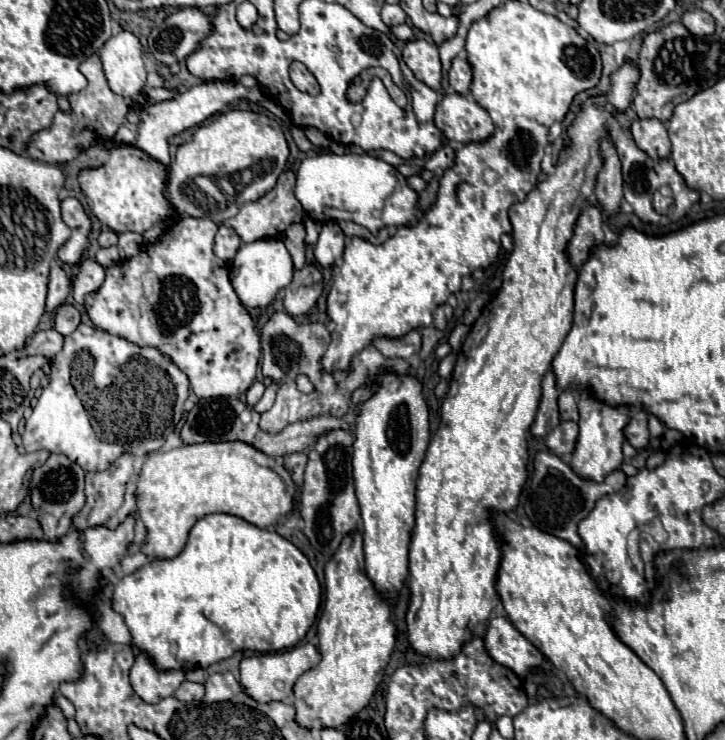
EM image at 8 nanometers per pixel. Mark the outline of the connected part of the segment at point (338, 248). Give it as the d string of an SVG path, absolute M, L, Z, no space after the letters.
M327 222L321 228L317 246L315 246L315 260L319 266L331 266L341 254L345 246L345 234L337 222Z

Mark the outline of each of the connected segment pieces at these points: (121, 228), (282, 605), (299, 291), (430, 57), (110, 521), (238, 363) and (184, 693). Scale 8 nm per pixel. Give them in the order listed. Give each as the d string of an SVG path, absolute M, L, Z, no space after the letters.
M113 144L109 148L109 160L99 168L81 168L79 186L89 200L91 212L115 232L145 232L153 224L161 222L169 214L169 202L165 198L167 168L155 162L149 154L131 144Z
M209 514L205 518L201 518L189 532L189 540L183 548L183 552L175 558L163 558L163 560L153 560L145 566L141 566L135 574L125 576L113 590L113 600L111 606L115 612L119 612L125 618L125 624L129 628L129 632L133 634L133 644L139 650L145 650L145 654L149 654L149 658L153 658L153 662L161 668L193 668L195 664L201 668L207 668L213 662L219 662L223 658L229 658L235 650L253 650L253 652L277 652L277 650L285 650L291 648L295 644L299 644L307 630L311 628L311 624L315 622L315 616L319 612L319 604L321 604L321 584L317 580L315 570L311 568L307 556L289 540L285 540L283 536L279 536L273 530L261 530L253 524L249 524L247 520L239 518L239 516L231 516L231 514Z
M305 264L301 270L295 270L293 282L285 288L285 310L291 316L307 314L323 292L323 274L317 264Z
M423 38L407 42L403 48L403 60L413 70L415 78L431 86L433 90L441 88L443 74L441 74L441 62L439 62L439 48Z
M121 456L117 458L117 462L113 462L113 466L109 466L109 470L103 472L87 472L85 476L85 496L87 502L83 506L83 510L77 514L77 518L73 518L75 528L85 530L89 526L97 526L97 524L105 524L108 528L116 528L129 514L137 515L136 509L128 511L129 508L136 508L125 506L124 494L127 488L127 482L131 480L133 474L133 456Z
M179 218L157 242L143 244L137 256L105 268L101 288L87 294L83 306L95 328L123 336L139 346L153 346L169 356L189 376L191 390L199 398L239 398L255 380L261 356L259 330L231 286L227 264L213 254L215 234L217 224L207 218Z
M185 680L177 692L175 692L175 698L181 700L181 702L199 702L205 694L205 686L203 684L197 684L197 682L189 682Z

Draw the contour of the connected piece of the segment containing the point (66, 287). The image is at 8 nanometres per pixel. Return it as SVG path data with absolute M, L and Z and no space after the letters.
M53 264L49 272L49 292L47 292L47 314L51 314L61 302L65 302L67 294L71 290L71 280L67 272L59 266Z

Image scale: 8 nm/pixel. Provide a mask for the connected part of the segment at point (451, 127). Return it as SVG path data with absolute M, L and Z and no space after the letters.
M457 92L445 94L435 108L435 126L447 136L447 140L469 144L481 142L493 134L493 122L485 108L475 100Z

